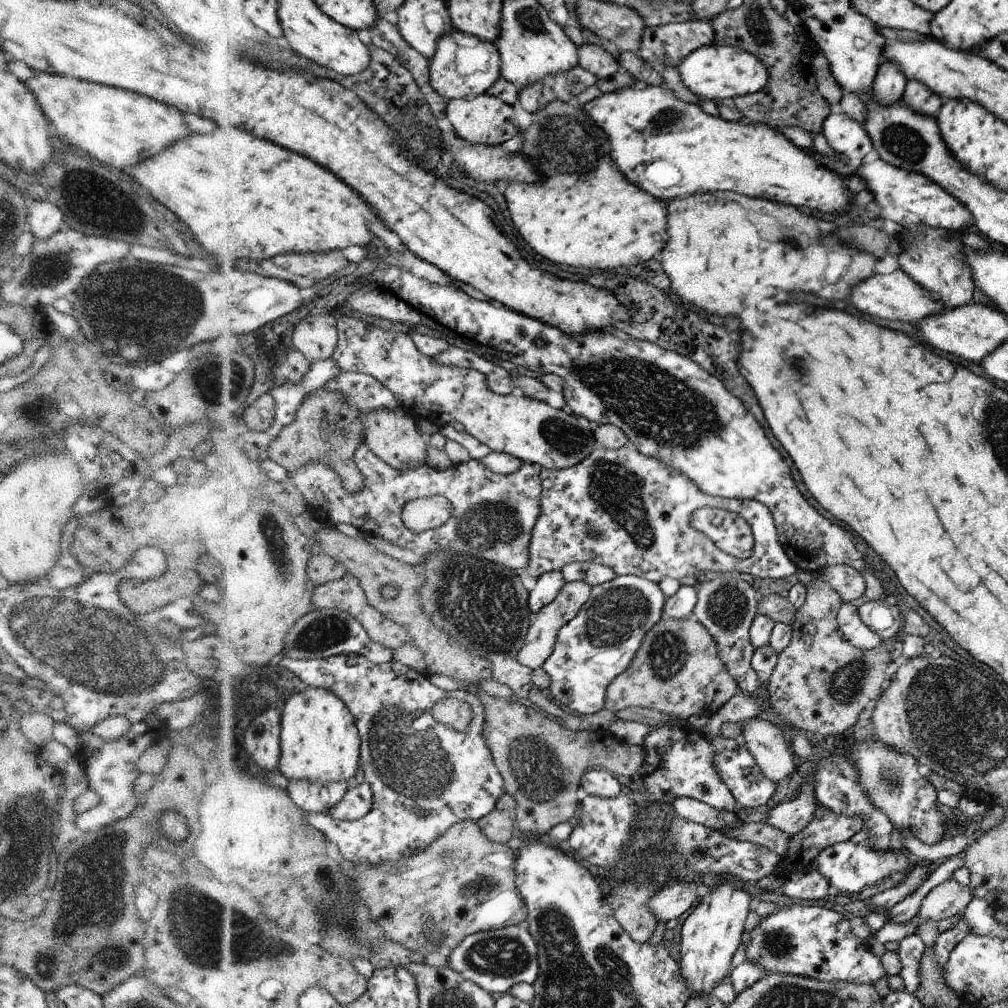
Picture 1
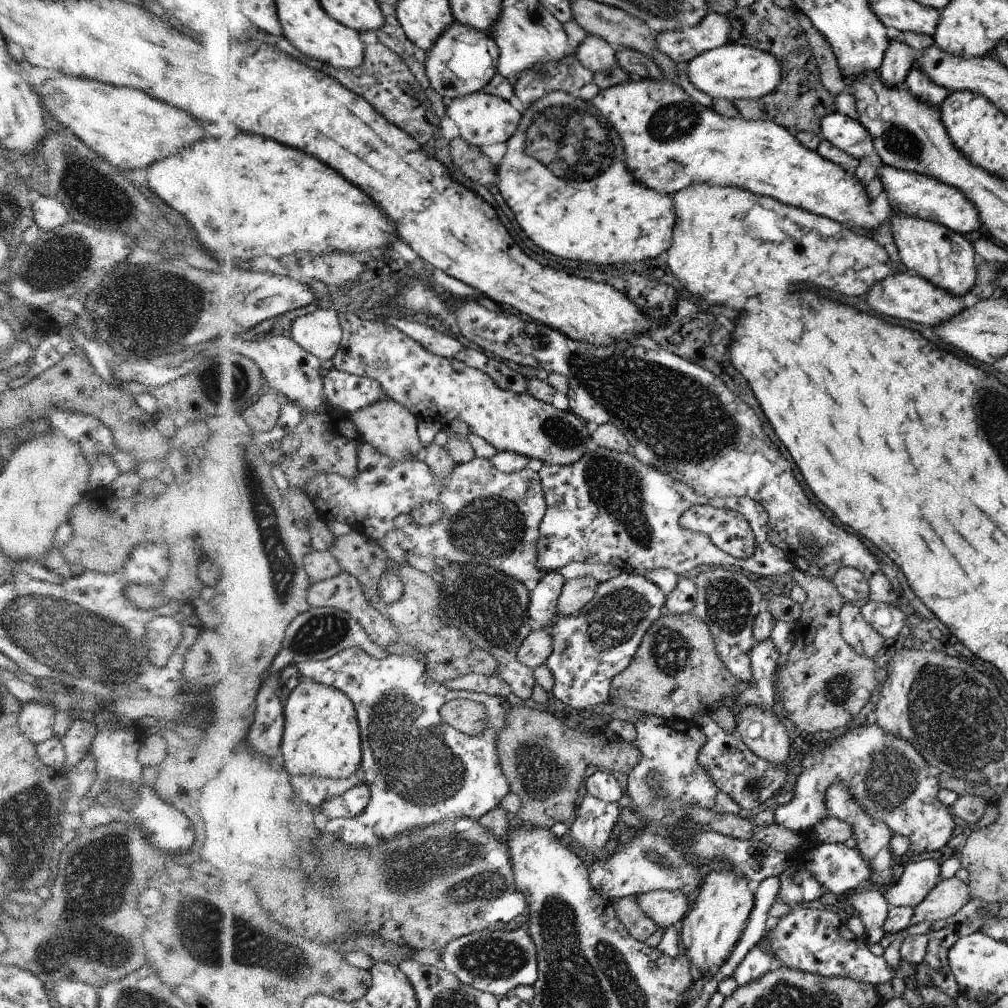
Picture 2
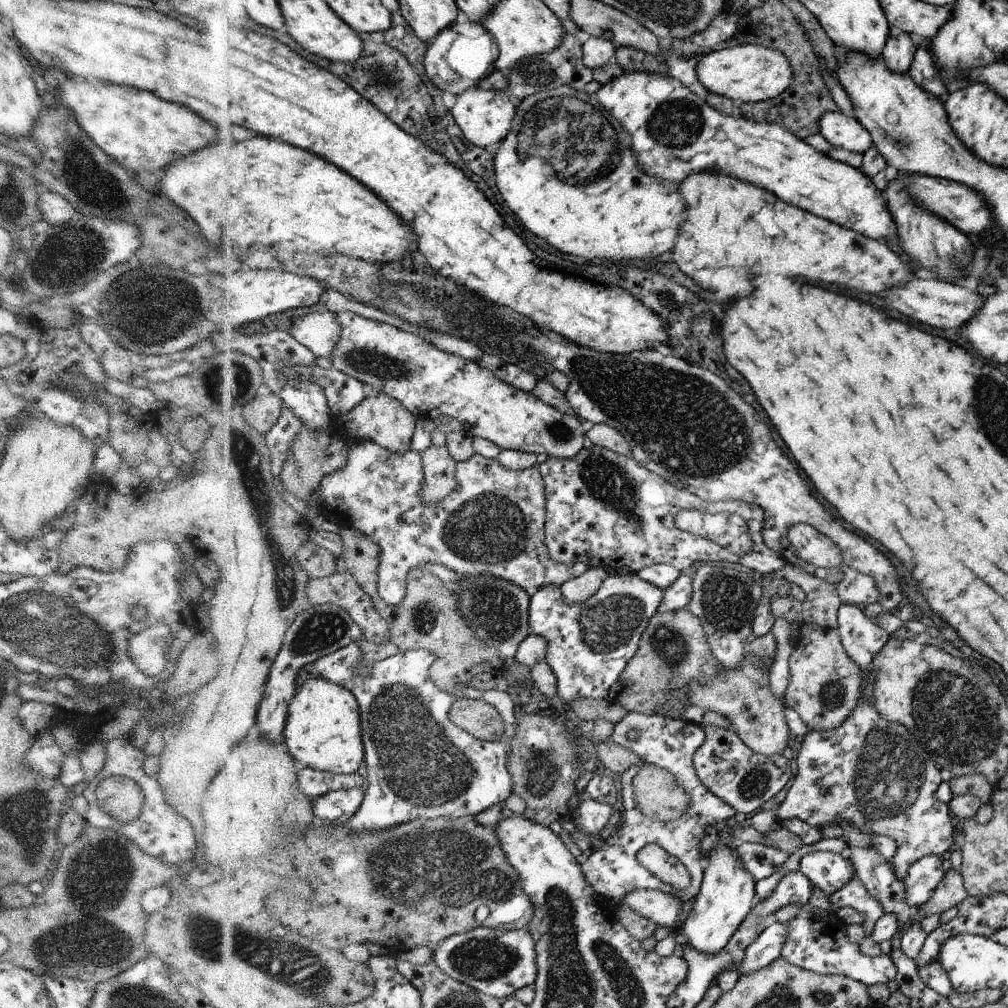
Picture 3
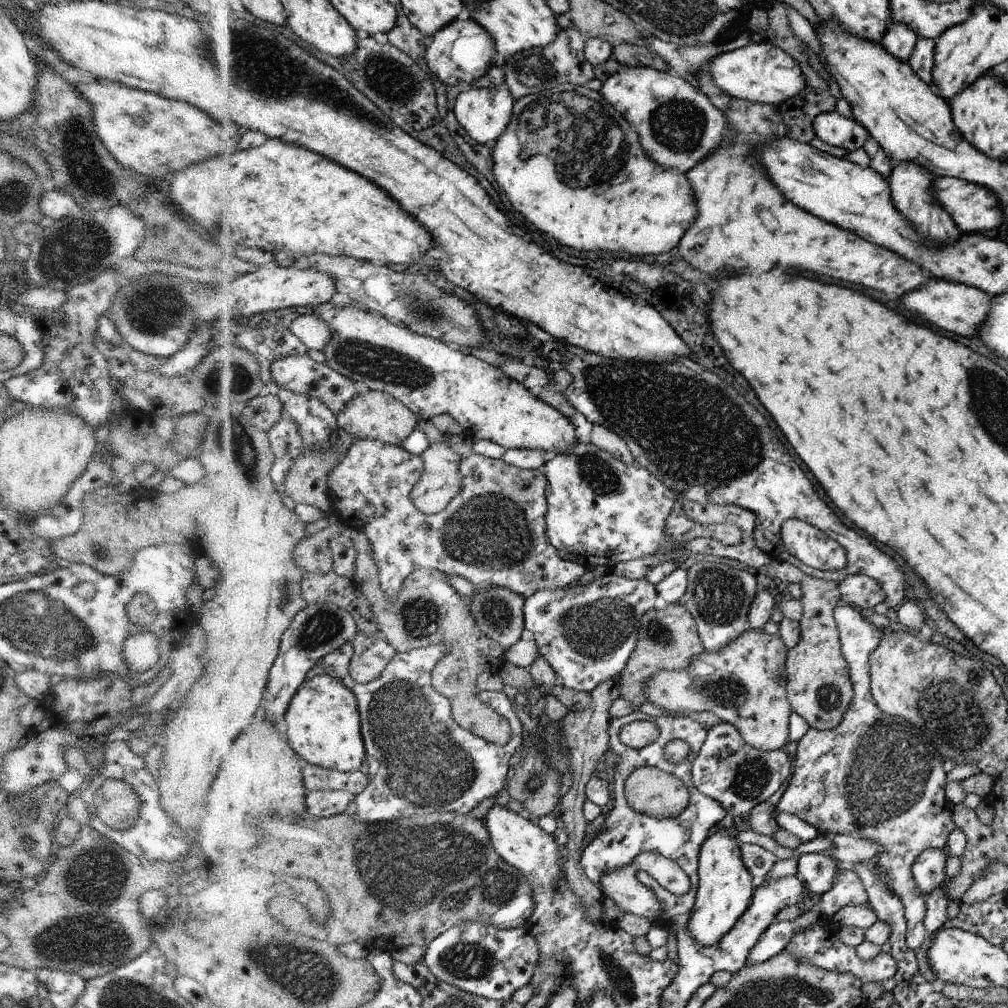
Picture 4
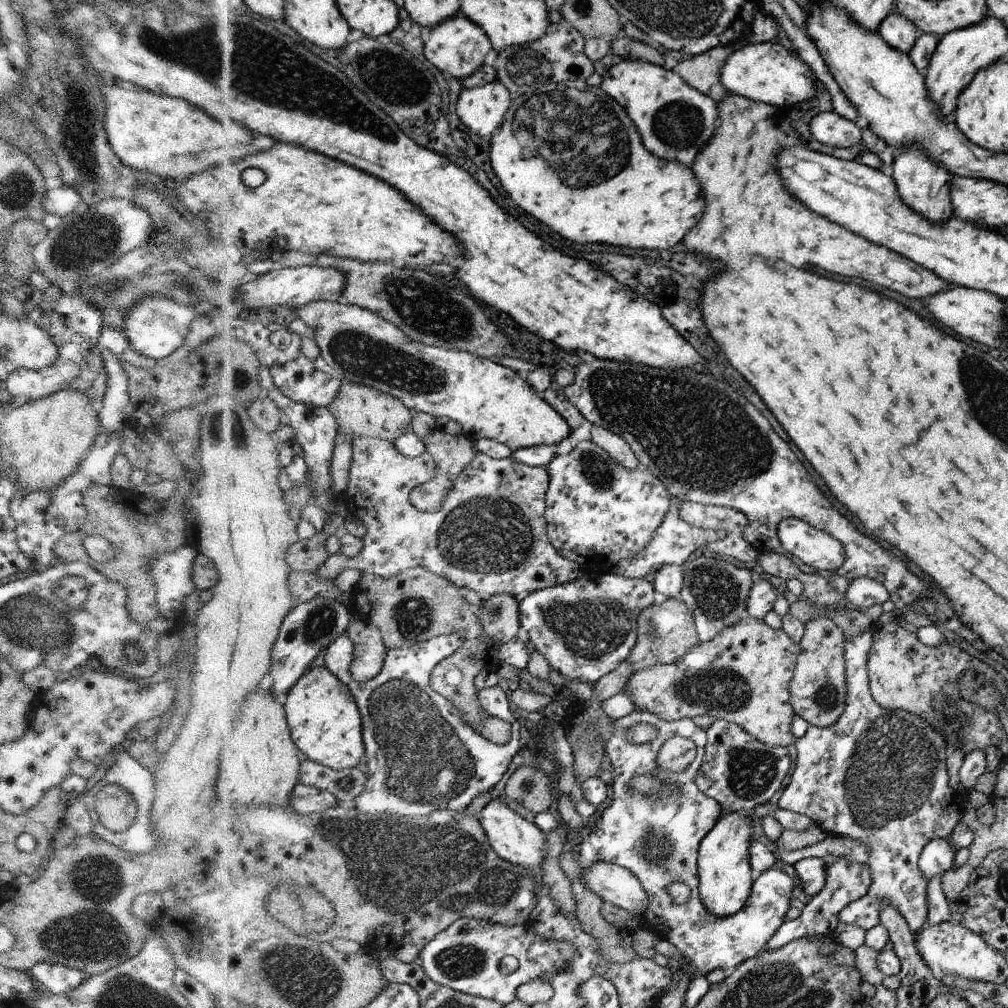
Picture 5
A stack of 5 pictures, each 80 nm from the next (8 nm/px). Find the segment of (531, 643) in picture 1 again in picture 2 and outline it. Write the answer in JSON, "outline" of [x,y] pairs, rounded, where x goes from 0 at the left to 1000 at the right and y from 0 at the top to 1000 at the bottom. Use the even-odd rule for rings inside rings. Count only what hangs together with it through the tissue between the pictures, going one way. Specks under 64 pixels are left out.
{"outline":[[[587,571],[562,576],[554,593],[554,599],[550,603],[552,609],[554,611],[572,610],[589,593],[593,581],[591,573]],[[530,621],[529,628],[521,634],[513,653],[521,661],[532,664],[541,660],[542,655],[549,649],[549,634],[542,623]]]}

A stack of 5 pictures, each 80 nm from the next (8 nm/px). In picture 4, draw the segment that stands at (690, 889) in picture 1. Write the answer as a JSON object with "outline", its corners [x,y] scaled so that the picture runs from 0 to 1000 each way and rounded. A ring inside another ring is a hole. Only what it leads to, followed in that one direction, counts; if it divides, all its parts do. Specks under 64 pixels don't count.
{"outline":[[[627,859],[609,863],[595,874],[600,892],[606,892],[618,906],[626,906],[655,916],[657,899],[651,887],[633,874],[632,864]]]}

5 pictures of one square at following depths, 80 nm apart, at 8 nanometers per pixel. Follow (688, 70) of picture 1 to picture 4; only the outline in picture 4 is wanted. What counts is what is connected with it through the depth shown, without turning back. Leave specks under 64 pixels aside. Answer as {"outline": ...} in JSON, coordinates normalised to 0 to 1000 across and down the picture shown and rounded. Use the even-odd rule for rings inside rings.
{"outline":[[[760,41],[739,43],[731,49],[704,58],[705,75],[712,87],[728,98],[773,105],[792,95],[801,86],[795,65],[779,50]]]}

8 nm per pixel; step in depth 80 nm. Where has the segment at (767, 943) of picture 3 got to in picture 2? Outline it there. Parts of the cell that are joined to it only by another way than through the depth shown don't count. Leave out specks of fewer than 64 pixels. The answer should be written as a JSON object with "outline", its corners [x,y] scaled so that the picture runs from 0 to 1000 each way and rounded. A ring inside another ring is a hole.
{"outline":[[[752,936],[730,958],[726,970],[730,972],[732,979],[740,978],[744,974],[752,973],[754,970],[759,969],[768,959],[768,950],[760,942],[754,942],[754,936]]]}

